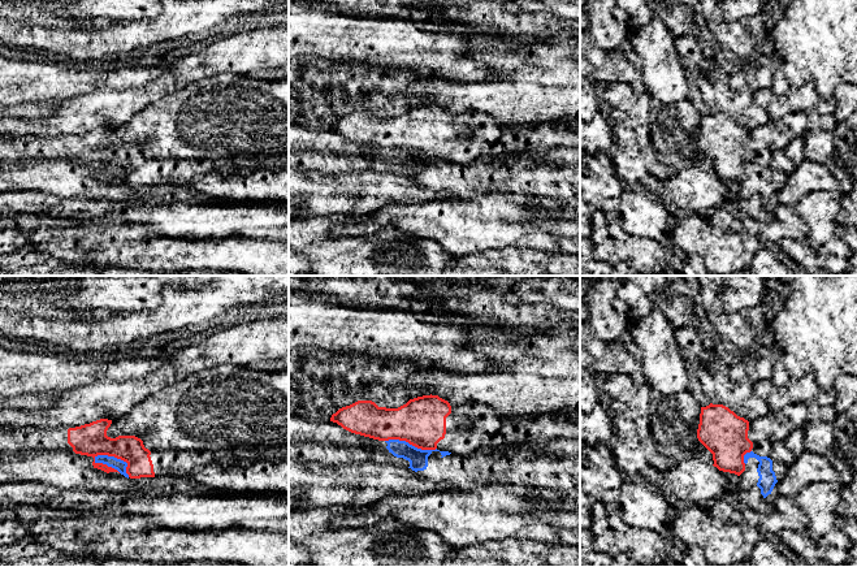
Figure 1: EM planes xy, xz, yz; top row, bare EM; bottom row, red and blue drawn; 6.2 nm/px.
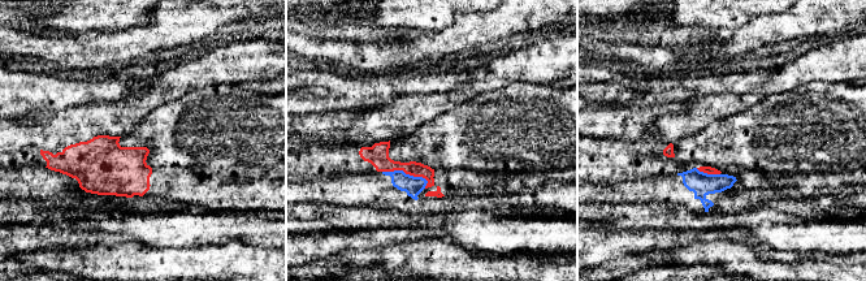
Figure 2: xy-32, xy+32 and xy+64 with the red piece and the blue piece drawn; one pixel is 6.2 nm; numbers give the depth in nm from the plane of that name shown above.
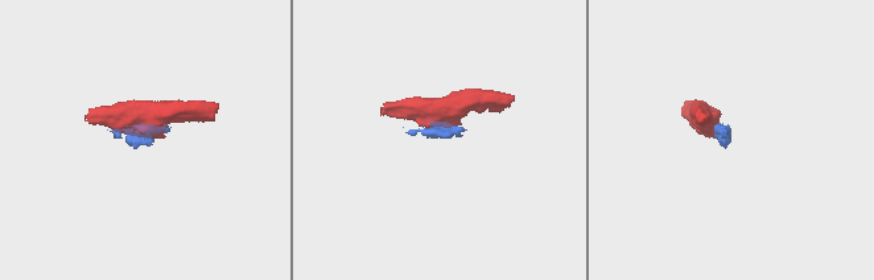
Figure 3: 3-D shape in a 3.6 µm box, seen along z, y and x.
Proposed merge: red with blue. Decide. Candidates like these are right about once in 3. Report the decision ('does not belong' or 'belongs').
does not belong

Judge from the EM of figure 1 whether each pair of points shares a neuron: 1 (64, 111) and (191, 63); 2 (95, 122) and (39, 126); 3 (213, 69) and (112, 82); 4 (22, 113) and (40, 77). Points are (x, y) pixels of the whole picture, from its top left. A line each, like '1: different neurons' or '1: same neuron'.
1: same neuron
2: same neuron
3: different neurons
4: different neurons

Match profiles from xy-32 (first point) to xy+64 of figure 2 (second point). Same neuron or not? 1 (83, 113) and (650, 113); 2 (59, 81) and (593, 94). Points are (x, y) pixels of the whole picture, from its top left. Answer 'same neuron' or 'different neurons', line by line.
1: different neurons
2: different neurons

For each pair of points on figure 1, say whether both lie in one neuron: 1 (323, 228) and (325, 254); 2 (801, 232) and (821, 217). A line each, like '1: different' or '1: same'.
1: same
2: different

